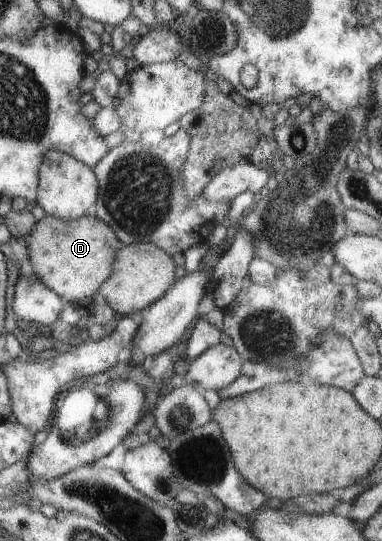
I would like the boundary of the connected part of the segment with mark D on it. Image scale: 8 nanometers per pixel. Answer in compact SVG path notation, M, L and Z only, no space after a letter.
M93 213L78 218L76 221L66 221L64 218L45 214L31 234L25 237L25 242L28 249L27 260L35 276L39 276L41 282L49 290L53 290L67 303L77 304L91 302L101 286L113 276L117 254L122 247L113 227L95 217Z

